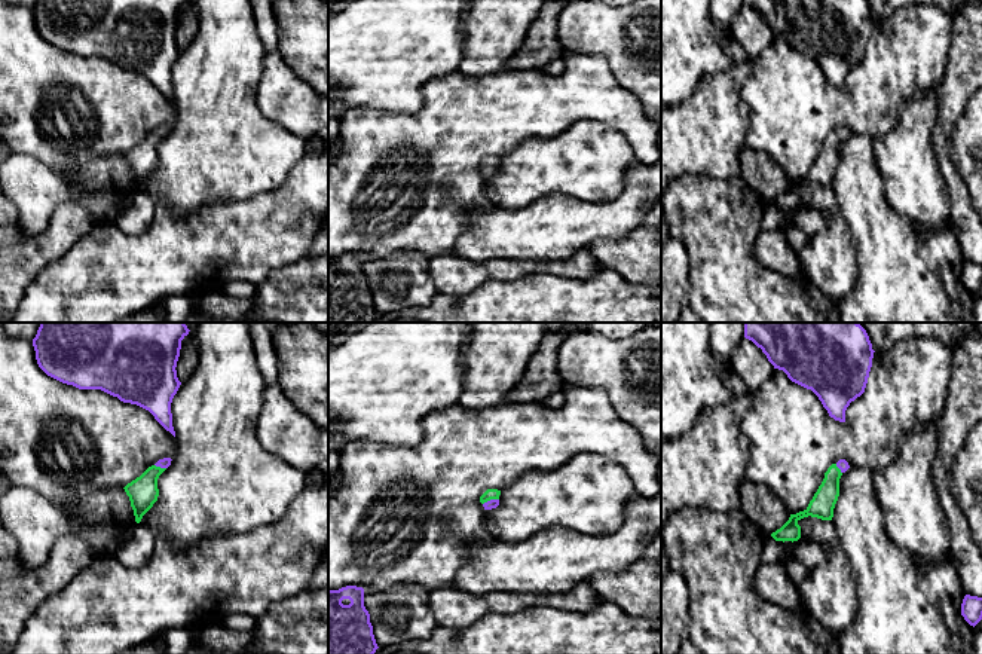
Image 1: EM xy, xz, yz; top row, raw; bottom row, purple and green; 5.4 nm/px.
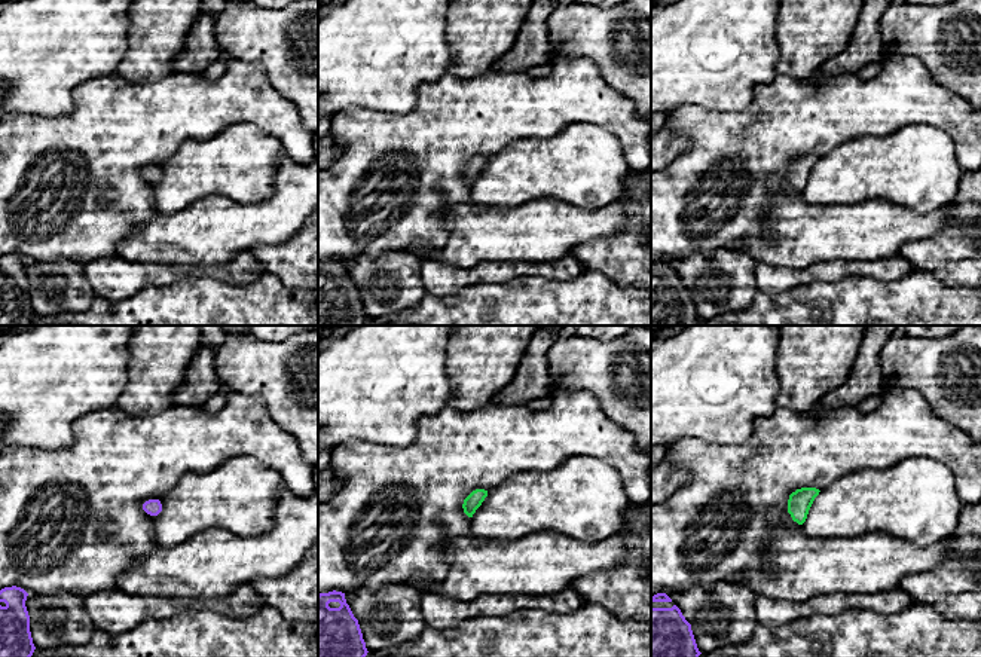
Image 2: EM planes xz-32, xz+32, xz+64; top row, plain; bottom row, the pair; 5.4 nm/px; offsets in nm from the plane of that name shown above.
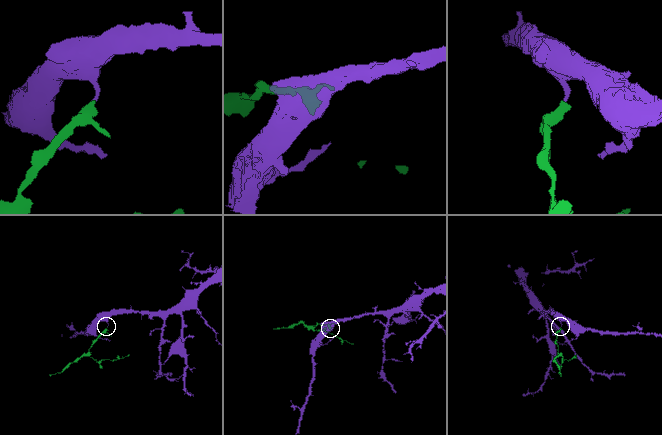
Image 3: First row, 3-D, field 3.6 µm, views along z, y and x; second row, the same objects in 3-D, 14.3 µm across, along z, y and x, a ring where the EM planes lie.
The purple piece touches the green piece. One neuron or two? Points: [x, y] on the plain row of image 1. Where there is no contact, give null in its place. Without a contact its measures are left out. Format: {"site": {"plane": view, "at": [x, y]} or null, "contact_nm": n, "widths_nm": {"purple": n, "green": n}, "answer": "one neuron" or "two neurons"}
{"site": {"plane": "xz", "at": [490, 167]}, "contact_nm": 90, "widths_nm": {"purple": 50, "green": 60}, "answer": "one neuron"}

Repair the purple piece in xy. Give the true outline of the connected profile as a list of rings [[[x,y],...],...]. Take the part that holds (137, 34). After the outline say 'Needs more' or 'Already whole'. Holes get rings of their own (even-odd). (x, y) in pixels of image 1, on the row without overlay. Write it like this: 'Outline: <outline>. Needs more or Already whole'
Outline: [[[37,0],[33,6],[39,34],[51,45],[79,56],[101,56],[123,70],[149,77],[155,86],[175,104],[171,70],[181,49],[177,28],[181,7],[189,0]]]. Already whole

